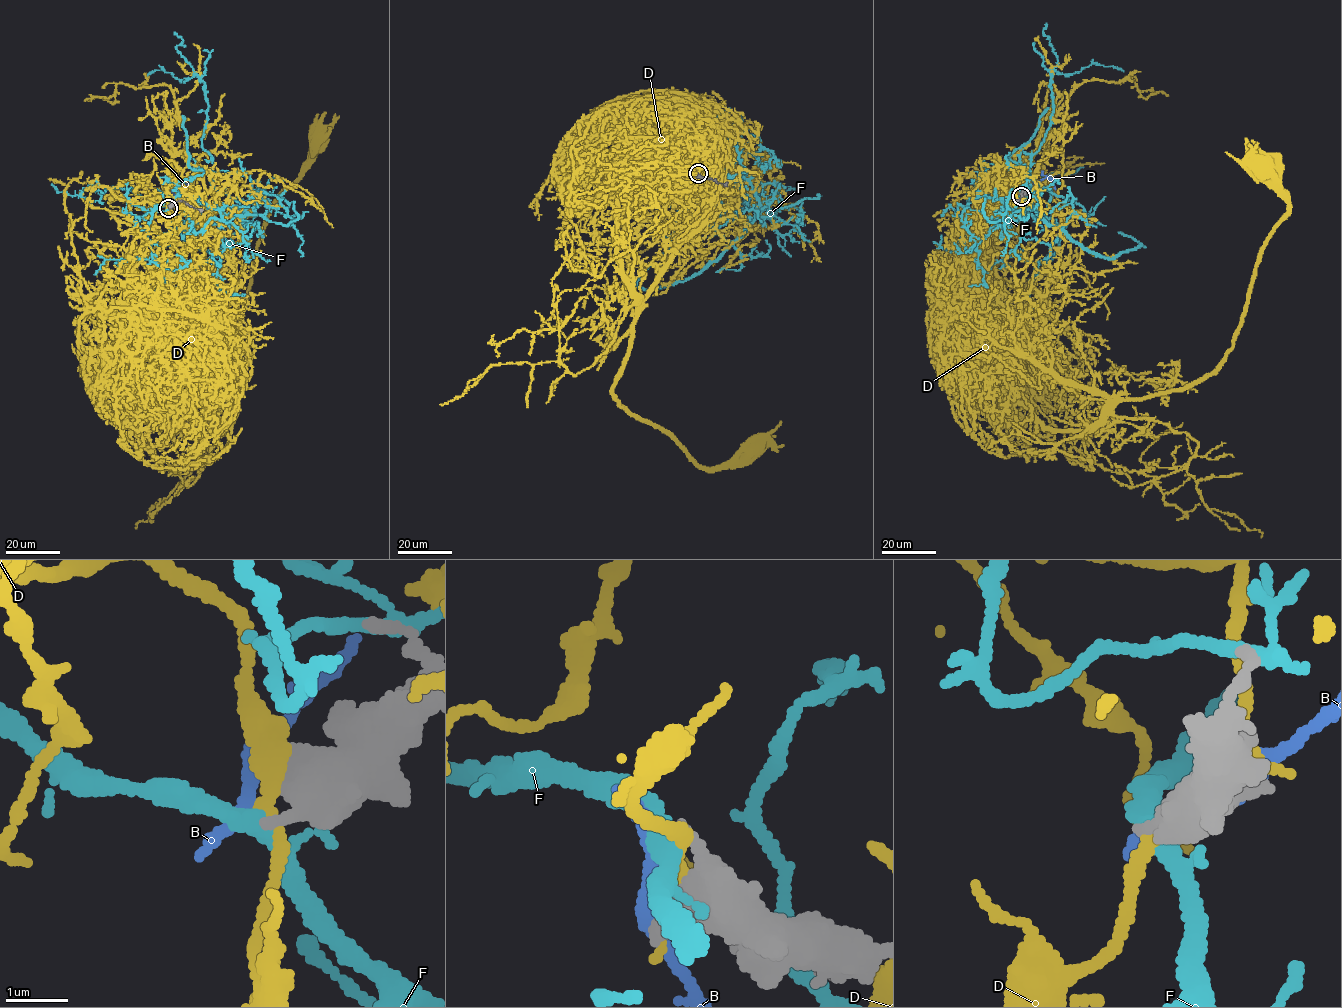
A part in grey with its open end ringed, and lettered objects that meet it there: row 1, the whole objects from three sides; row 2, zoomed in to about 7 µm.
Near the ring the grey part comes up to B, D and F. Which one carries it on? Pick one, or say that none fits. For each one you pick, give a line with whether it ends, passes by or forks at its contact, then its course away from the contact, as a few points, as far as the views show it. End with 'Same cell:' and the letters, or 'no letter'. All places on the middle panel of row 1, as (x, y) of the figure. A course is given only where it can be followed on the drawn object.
Same cell: no letter

